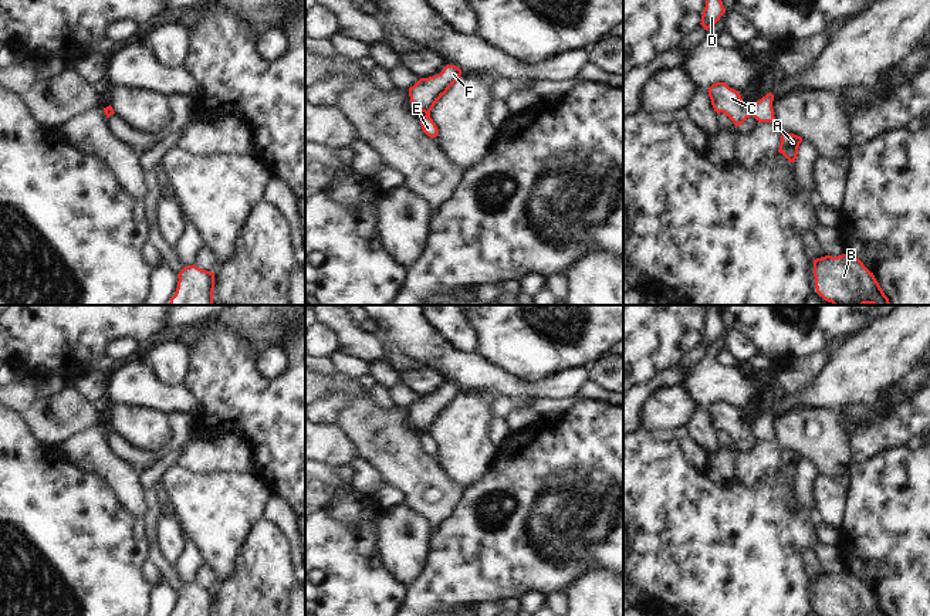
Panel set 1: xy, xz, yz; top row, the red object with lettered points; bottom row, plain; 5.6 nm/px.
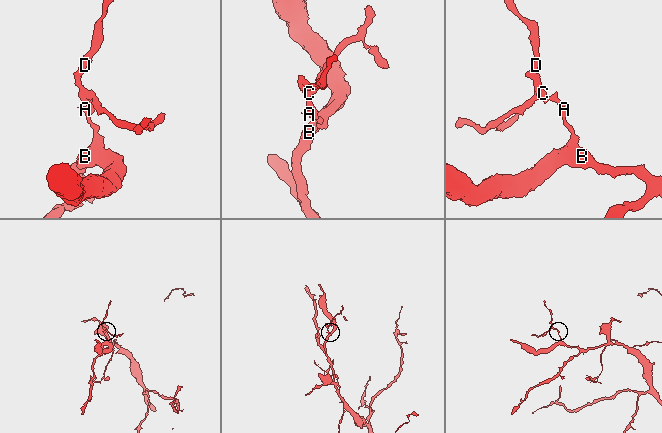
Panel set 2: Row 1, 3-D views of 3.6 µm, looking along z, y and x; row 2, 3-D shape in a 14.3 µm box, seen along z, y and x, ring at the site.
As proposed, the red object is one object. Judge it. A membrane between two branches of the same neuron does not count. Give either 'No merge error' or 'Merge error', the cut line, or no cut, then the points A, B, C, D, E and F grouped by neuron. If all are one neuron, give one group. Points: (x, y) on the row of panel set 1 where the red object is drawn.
Merge error. Split along yz (750, 107), (751, 114). Groups: A B E / C D F

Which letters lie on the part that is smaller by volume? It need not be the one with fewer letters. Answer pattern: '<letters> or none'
C, D, F

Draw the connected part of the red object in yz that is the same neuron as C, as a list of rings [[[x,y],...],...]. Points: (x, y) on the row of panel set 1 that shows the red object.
[[[716,82],[709,88],[711,105],[717,114],[726,114],[737,126],[751,116],[748,106],[738,91],[730,88],[726,82]]]

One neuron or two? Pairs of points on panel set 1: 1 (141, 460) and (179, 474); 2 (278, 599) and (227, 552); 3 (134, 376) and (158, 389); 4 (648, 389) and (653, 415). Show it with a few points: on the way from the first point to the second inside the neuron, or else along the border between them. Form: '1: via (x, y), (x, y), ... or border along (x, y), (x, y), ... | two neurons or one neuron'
1: border along (176, 459), (161, 469) | two neurons
2: border along (253, 532), (243, 550), (237, 572), (219, 582) | two neurons
3: via (139, 382), (146, 389), (152, 389) | one neuron
4: border along (679, 385), (662, 385), (648, 398), (639, 426) | two neurons

